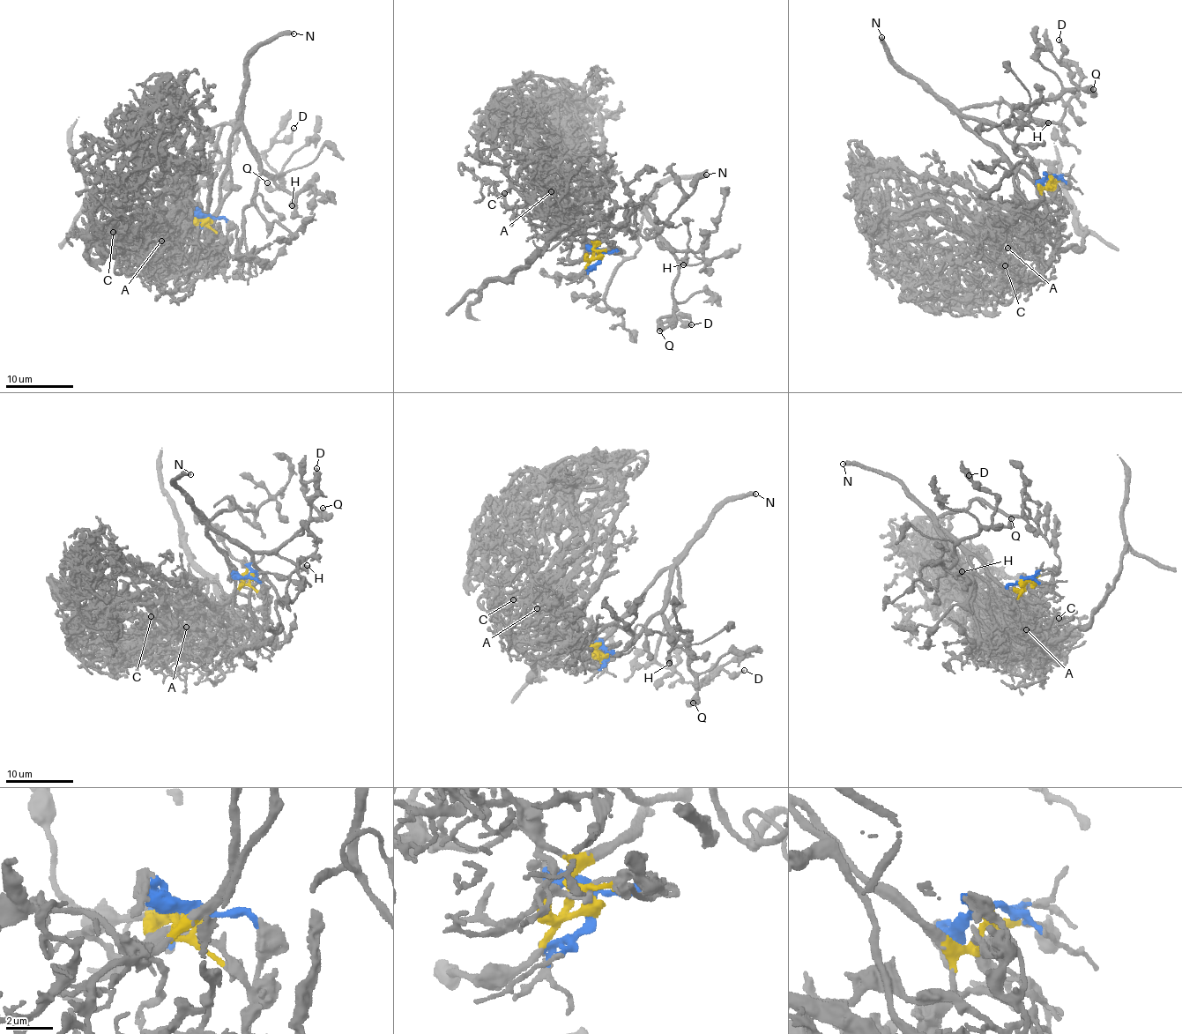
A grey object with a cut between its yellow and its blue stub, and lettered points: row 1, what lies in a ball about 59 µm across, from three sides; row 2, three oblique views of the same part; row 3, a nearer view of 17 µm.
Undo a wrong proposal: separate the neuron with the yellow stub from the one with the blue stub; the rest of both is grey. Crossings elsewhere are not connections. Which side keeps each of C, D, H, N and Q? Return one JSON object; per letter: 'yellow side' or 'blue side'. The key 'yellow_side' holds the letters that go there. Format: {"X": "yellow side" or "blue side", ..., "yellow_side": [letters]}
{"C": "blue side", "D": "yellow side", "H": "yellow side", "N": "yellow side", "Q": "yellow side", "yellow_side": ["D", "H", "N", "Q"]}

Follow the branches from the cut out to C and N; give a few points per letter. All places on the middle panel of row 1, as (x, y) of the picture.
C: (600, 257), (616, 251), (598, 234), (556, 228), (530, 203), (508, 205), (494, 185), (496, 195), (505, 193)
N: (600, 257), (594, 249), (603, 238), (624, 225), (625, 216), (640, 208), (657, 187), (673, 180), (706, 174)

